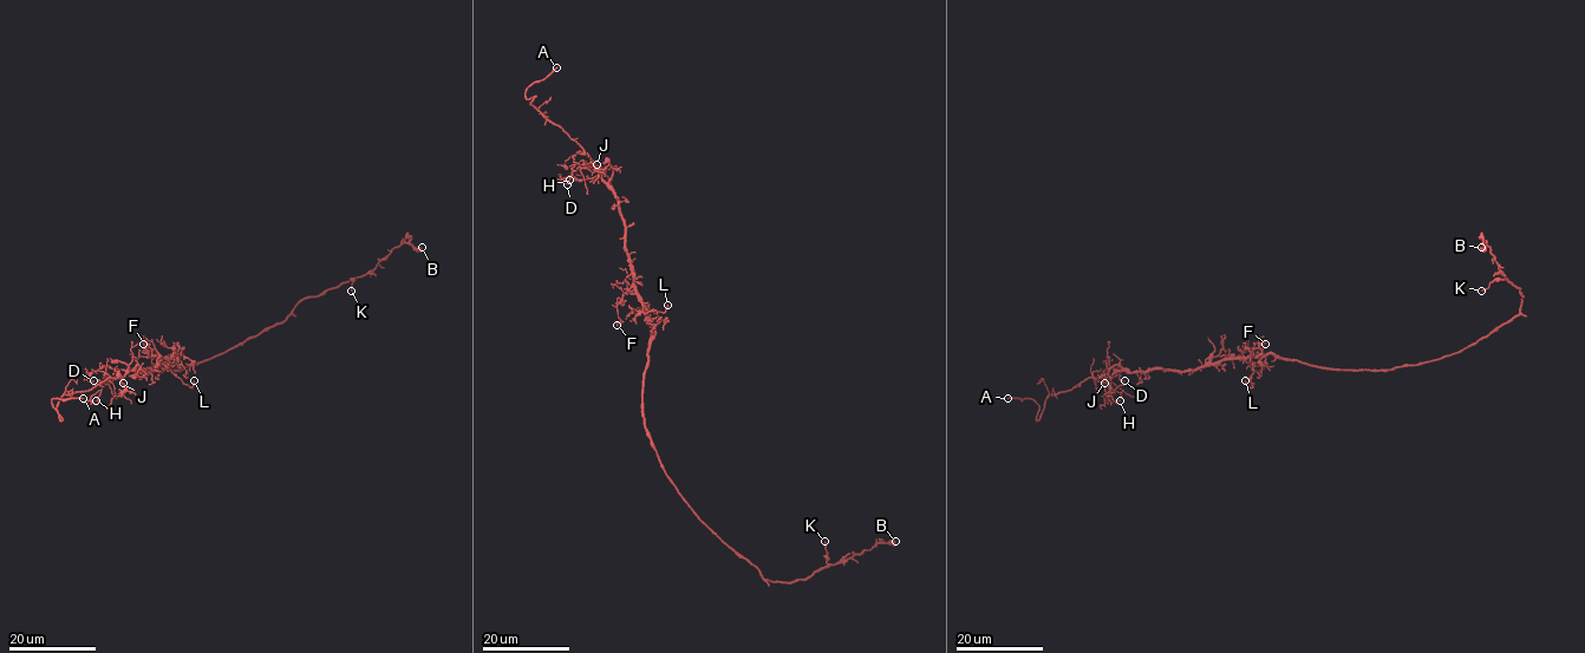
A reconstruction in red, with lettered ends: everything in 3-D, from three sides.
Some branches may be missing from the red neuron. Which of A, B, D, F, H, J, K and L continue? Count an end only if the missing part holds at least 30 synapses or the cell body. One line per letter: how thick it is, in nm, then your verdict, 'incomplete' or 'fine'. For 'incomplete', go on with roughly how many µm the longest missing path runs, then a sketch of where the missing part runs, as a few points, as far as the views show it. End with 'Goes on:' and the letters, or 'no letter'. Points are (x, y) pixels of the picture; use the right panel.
A: 170 nm thick; incomplete; about 35 µm are missing
B: 190 nm thick; fine
D: 100 nm thick; fine
F: 140 nm thick; fine
H: 100 nm thick; fine
J: 140 nm thick; fine
K: 140 nm thick; fine
L: 170 nm thick; fine
Goes on: A

